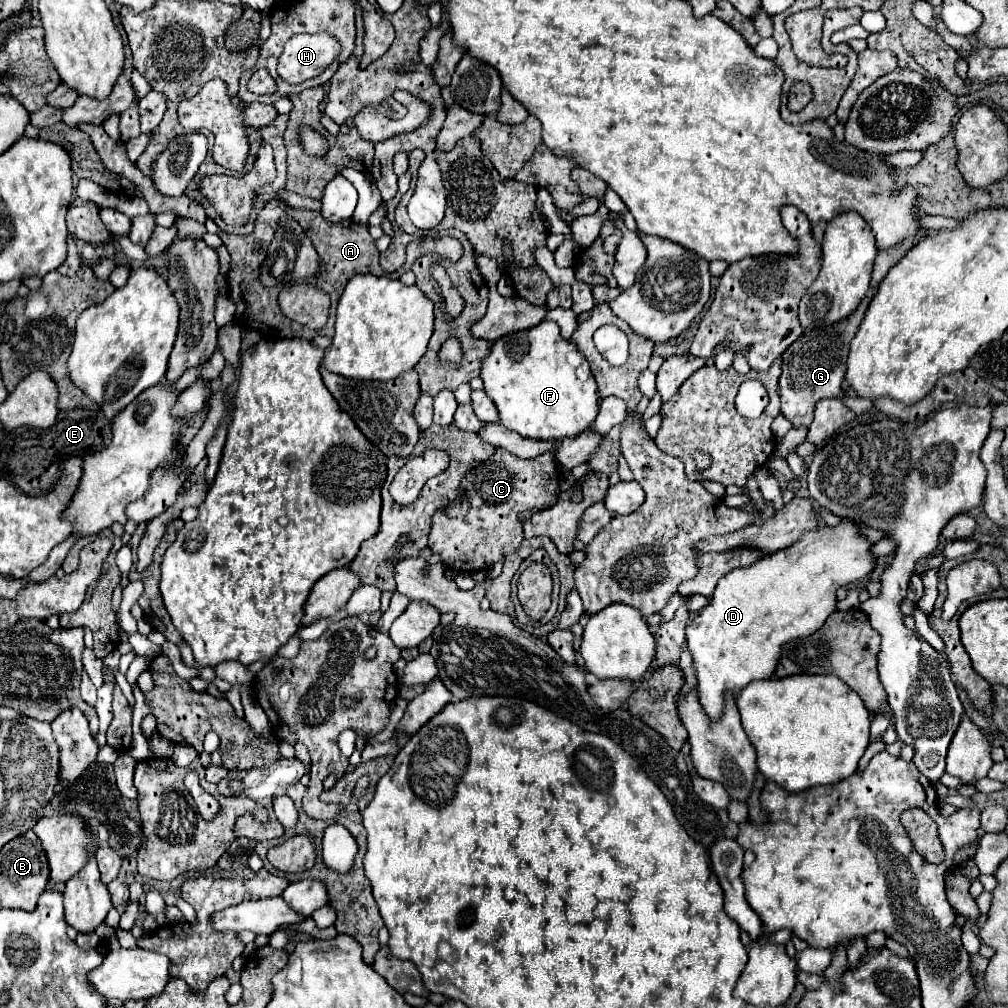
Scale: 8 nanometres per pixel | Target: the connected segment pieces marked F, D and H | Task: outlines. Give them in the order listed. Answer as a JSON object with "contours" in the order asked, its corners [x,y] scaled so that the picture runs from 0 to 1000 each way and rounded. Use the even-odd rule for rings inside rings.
{"contours":[[[[538,318],[524,328],[514,328],[510,332],[502,332],[502,336],[490,338],[484,356],[478,360],[476,374],[480,376],[480,388],[496,408],[496,420],[522,436],[558,438],[562,434],[573,434],[593,414],[595,392],[585,362],[569,340],[556,334],[556,326],[548,318]]],[[[835,517],[831,523],[813,523],[812,527],[802,527],[788,543],[770,547],[746,559],[744,563],[728,564],[718,570],[706,596],[698,602],[687,618],[681,622],[683,644],[688,654],[690,666],[690,688],[692,695],[704,715],[712,715],[718,707],[720,688],[734,688],[744,676],[764,674],[770,666],[772,654],[776,650],[778,638],[802,632],[829,606],[829,584],[847,576],[853,576],[867,566],[867,553],[863,551],[863,539],[851,529],[851,523],[845,517]]],[[[294,35],[278,55],[276,74],[286,82],[300,82],[315,76],[335,55],[335,41],[327,35]]]]}

